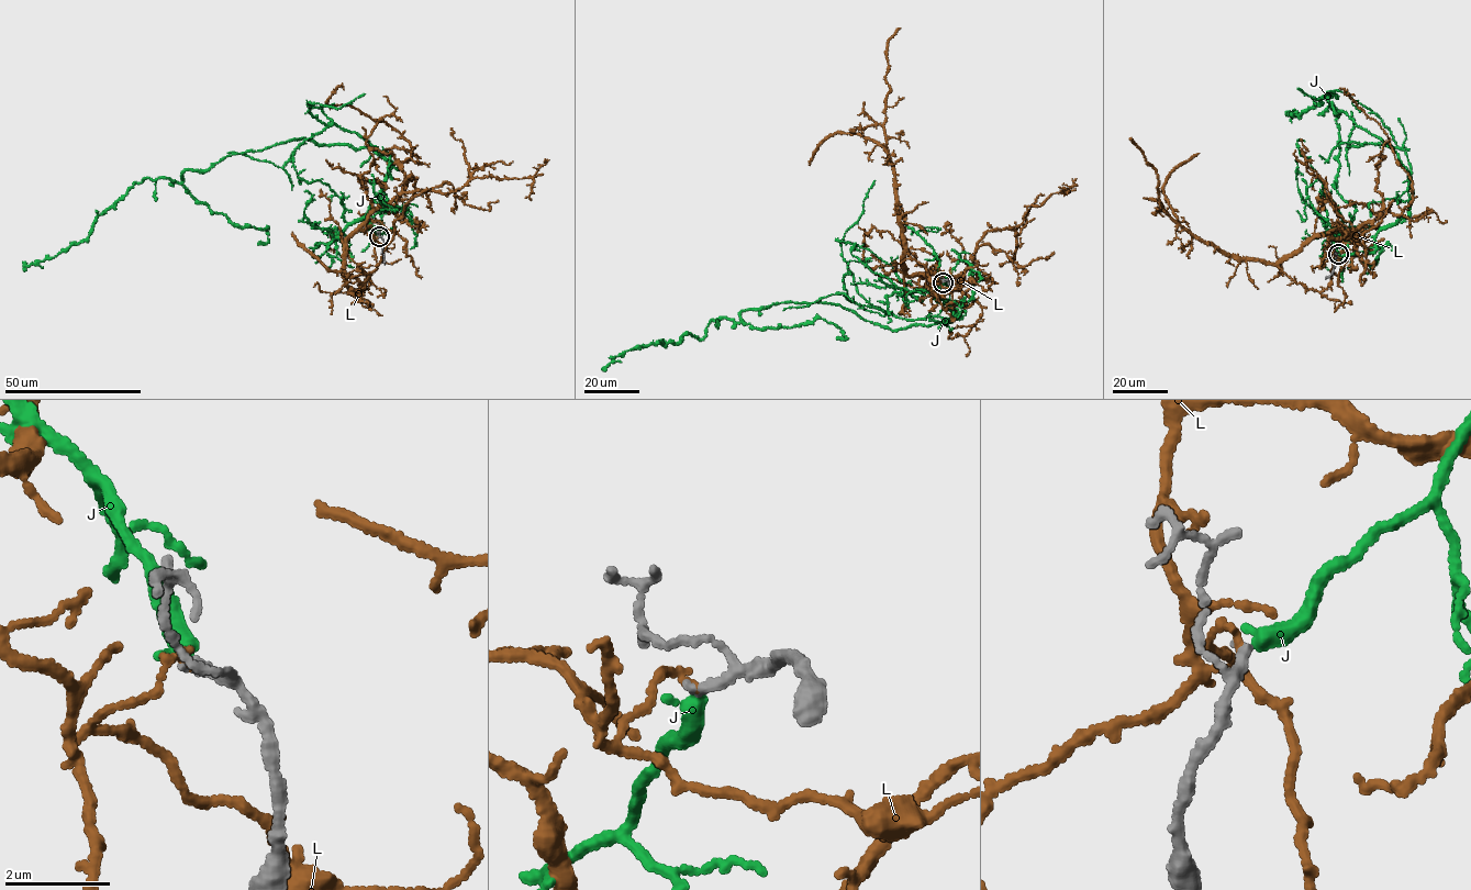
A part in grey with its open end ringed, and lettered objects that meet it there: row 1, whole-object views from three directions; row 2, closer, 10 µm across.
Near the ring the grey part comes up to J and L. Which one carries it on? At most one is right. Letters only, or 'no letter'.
J

